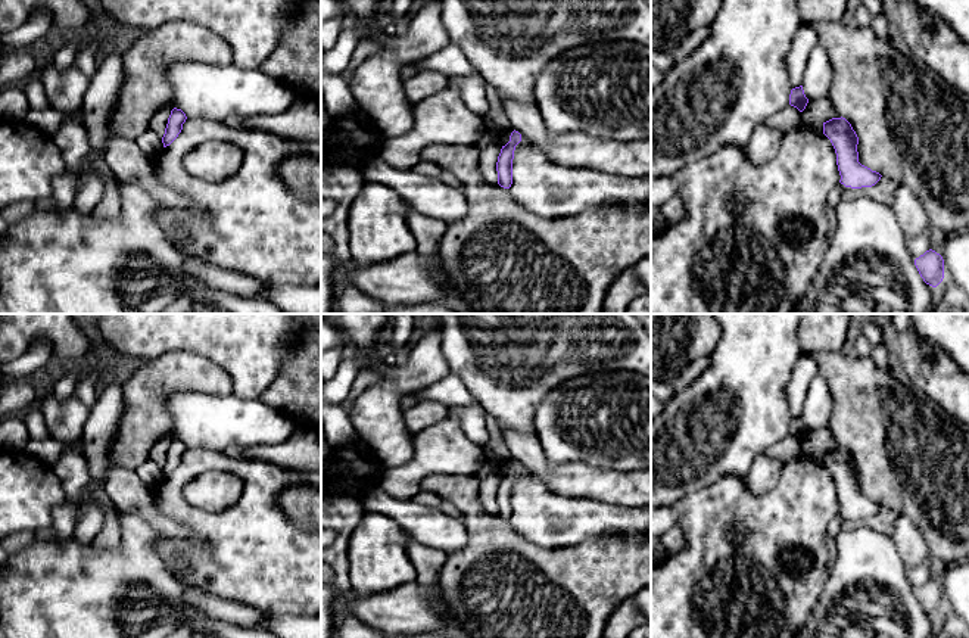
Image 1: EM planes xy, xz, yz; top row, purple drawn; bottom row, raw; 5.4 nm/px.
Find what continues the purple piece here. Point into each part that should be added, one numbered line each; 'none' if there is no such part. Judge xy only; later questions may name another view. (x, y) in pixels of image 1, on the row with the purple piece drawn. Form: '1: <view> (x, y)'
none

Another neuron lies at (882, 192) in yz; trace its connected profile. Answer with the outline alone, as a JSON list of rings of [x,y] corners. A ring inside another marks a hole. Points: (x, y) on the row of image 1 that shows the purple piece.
[[[881,177],[875,186],[867,187],[867,194],[881,203],[891,205],[897,186],[898,184],[895,181]]]

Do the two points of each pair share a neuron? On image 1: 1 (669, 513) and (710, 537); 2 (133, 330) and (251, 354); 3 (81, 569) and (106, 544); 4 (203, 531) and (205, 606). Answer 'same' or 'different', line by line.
1: different
2: same
3: different
4: different

